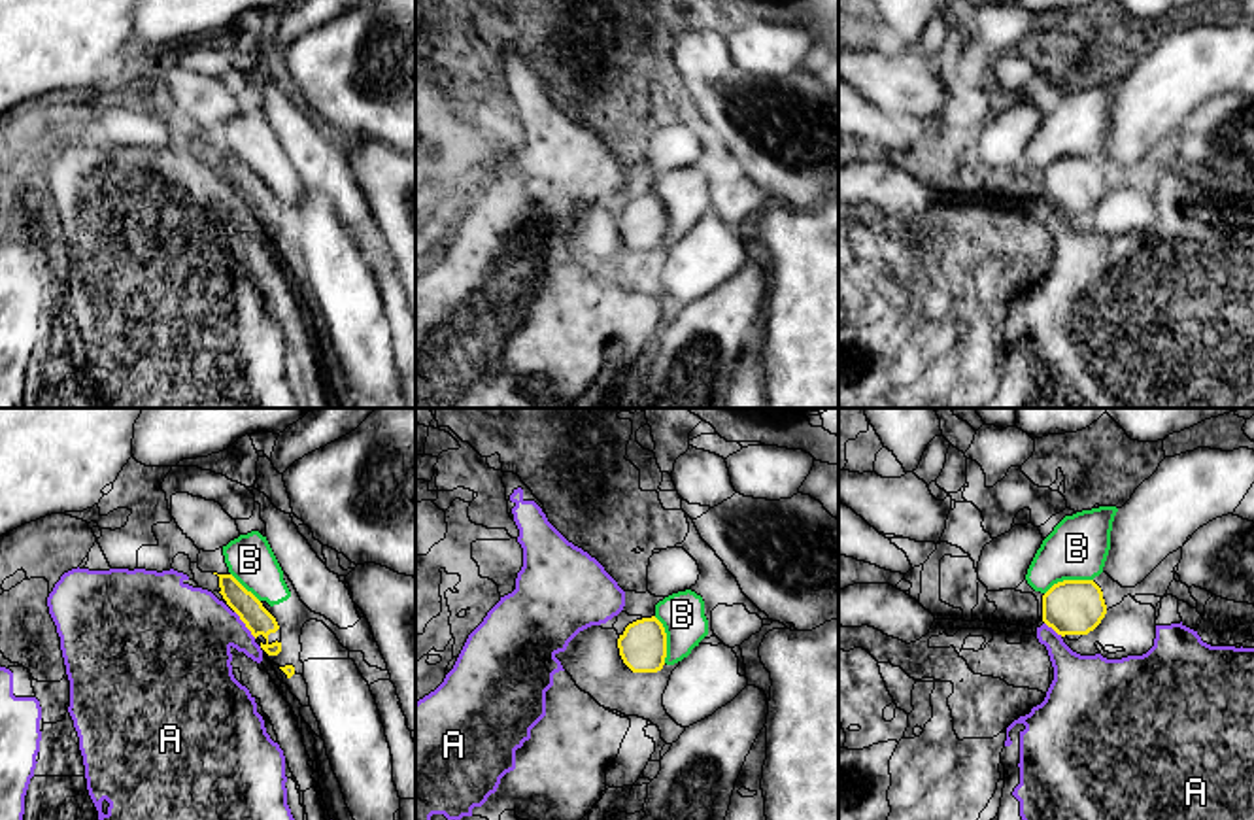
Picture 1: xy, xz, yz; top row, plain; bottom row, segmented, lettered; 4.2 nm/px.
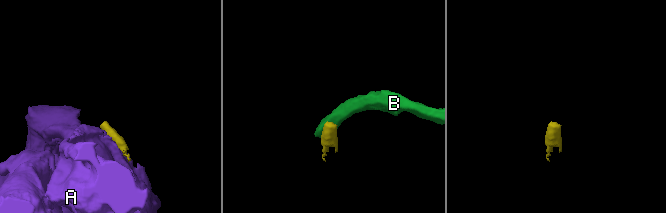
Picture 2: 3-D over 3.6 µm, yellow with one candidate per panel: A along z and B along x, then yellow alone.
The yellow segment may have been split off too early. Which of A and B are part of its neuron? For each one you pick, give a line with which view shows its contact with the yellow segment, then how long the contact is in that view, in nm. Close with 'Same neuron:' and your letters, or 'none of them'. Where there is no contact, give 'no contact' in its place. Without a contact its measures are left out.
B: contact in yz; length 220 nm
Same neuron: B

